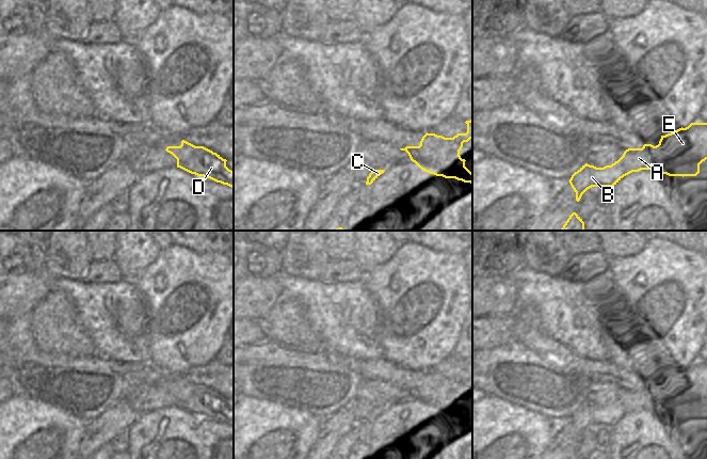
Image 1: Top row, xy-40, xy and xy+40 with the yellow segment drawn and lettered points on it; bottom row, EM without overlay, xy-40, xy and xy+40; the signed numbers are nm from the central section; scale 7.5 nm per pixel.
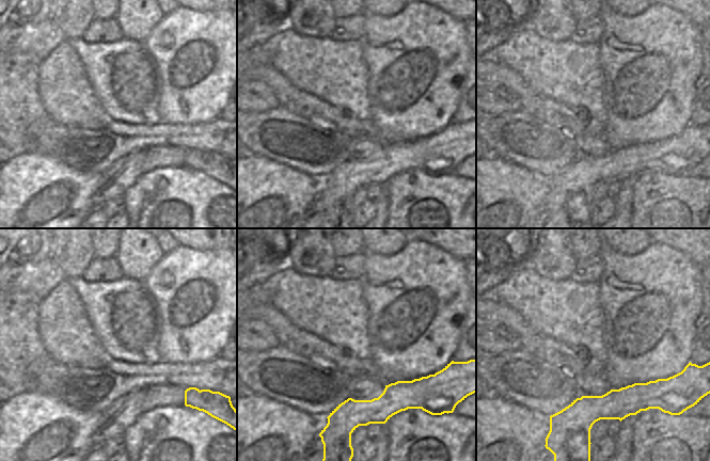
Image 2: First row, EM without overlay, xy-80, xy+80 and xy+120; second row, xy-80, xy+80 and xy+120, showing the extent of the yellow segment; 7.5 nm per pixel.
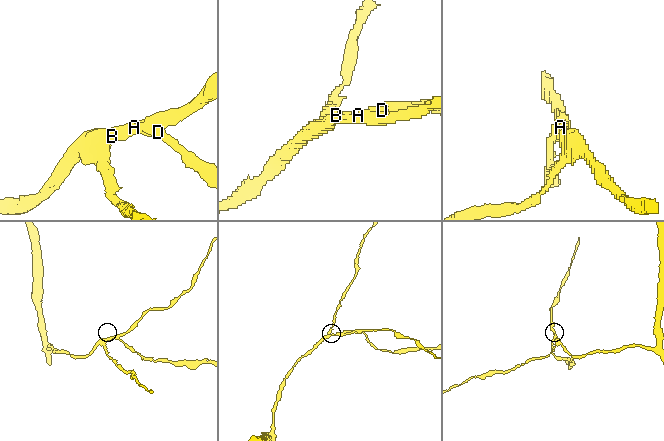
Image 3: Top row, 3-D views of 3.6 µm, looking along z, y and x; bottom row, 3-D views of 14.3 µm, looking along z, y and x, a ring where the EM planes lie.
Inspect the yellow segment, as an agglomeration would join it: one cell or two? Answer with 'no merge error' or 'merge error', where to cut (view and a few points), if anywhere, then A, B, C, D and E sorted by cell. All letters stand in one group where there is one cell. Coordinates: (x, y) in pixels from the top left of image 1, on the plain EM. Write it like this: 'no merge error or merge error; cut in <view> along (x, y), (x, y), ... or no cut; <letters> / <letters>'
merge error; cut in xy+40 along (706, 386), (672, 398), (660, 396), (658, 408); A B C E / D

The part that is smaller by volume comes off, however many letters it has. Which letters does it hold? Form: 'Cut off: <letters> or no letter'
Cut off: D

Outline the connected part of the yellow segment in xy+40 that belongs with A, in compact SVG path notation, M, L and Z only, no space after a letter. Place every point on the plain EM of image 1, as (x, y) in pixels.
M691 362L688 366L681 366L666 375L669 375L670 378L663 386L660 383L656 385L644 383L642 387L626 389L623 395L611 405L606 405L604 407L596 407L588 402L582 405L569 418L569 423L576 431L576 440L579 441L582 433L592 426L613 426L624 415L632 411L659 409L659 401L657 399L662 396L673 399L681 394L688 394L696 387L701 390L707 387L707 362Z

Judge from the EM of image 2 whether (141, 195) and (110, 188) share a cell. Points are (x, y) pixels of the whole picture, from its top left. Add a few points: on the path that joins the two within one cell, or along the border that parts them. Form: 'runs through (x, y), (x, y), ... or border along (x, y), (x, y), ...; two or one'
border along (142, 174), (122, 196); two

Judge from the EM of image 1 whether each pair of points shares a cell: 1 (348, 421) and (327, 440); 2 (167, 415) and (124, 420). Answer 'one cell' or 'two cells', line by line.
1: one cell
2: two cells

